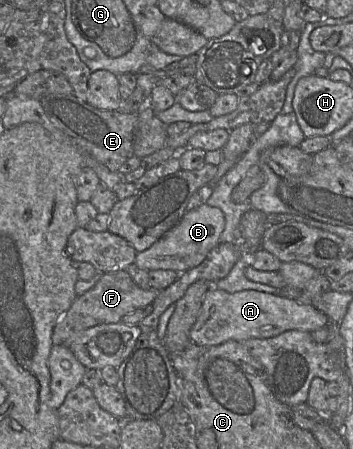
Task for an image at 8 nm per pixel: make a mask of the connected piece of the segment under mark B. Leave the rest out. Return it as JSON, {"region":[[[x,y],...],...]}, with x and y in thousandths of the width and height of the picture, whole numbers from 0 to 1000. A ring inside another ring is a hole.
{"region":[[[589,454],[533,468],[513,490],[419,555],[391,561],[380,588],[397,599],[493,601],[516,608],[567,590],[589,563],[623,541],[637,508],[635,474]]]}

